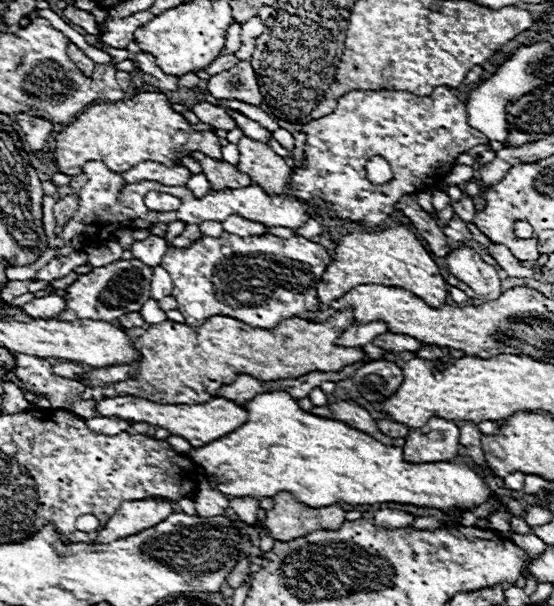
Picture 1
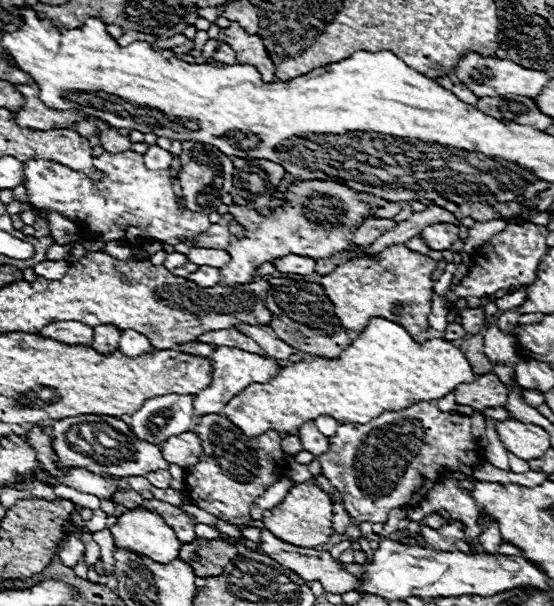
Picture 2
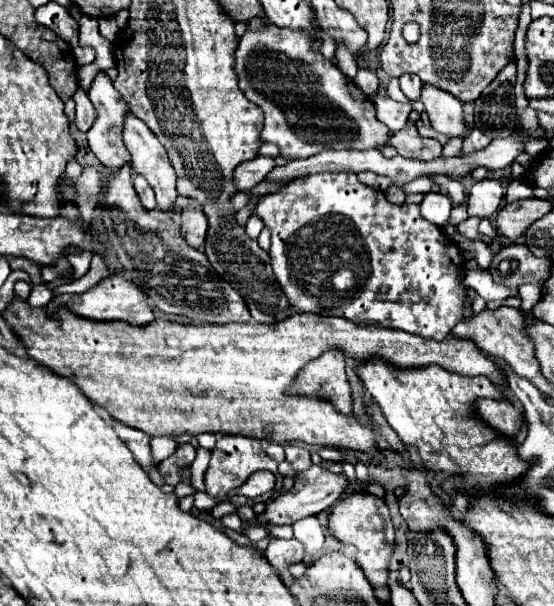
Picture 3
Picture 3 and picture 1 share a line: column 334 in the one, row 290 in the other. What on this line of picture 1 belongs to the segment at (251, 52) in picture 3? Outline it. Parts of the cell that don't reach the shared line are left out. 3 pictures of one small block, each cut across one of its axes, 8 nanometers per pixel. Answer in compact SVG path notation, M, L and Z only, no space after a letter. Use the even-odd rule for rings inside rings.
M136 258L116 260L108 266L92 268L88 274L80 274L78 280L64 290L68 308L62 312L60 320L116 322L120 316L128 312L140 312L142 304L150 298L150 292L148 292L150 280L152 280L152 268Z

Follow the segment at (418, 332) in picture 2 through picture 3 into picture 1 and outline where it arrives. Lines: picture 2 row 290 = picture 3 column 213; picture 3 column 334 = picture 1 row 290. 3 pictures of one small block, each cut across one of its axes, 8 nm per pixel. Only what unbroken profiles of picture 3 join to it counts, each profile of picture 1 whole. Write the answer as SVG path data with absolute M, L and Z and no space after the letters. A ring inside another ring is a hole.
M402 224L378 232L356 232L344 236L334 250L332 264L326 268L320 284L316 286L318 298L322 304L328 304L328 300L338 300L356 284L400 286L426 300L426 304L432 308L440 308L448 296L448 284L440 276L438 266L412 230Z

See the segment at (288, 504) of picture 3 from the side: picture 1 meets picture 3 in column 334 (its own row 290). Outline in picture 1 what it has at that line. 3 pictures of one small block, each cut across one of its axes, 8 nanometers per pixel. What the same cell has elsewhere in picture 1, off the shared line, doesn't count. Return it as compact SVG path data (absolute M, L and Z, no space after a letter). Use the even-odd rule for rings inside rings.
M462 244L450 250L450 254L446 256L446 264L448 264L448 270L460 282L470 286L476 294L484 296L486 300L496 300L502 294L500 278L494 266L486 264L474 248Z

